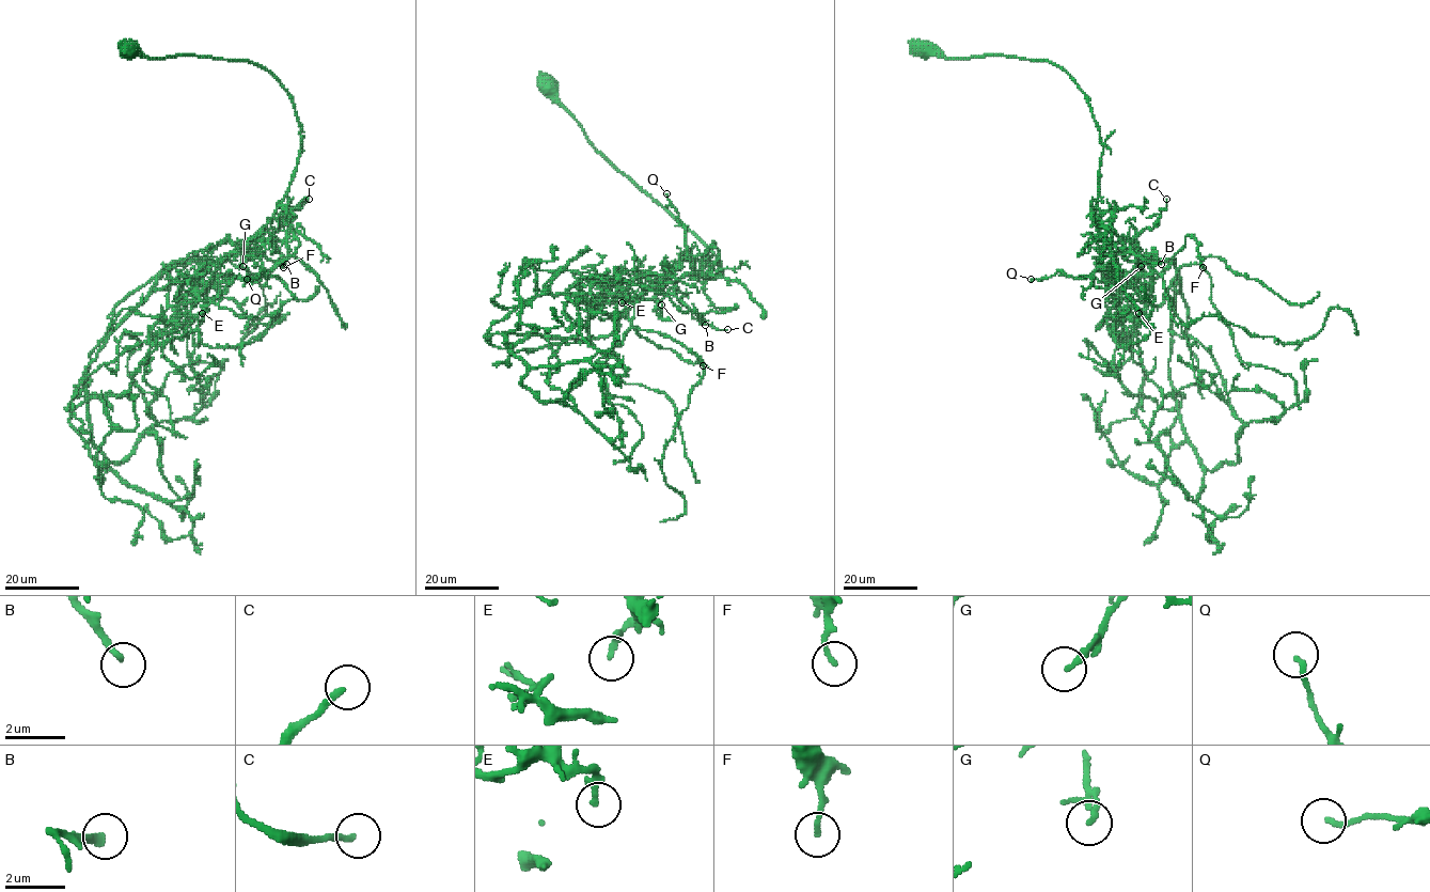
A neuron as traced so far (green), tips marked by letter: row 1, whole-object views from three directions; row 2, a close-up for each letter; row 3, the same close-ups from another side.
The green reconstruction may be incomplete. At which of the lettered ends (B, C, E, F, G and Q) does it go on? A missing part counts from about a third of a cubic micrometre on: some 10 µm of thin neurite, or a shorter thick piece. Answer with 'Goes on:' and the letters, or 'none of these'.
Goes on: B, C

